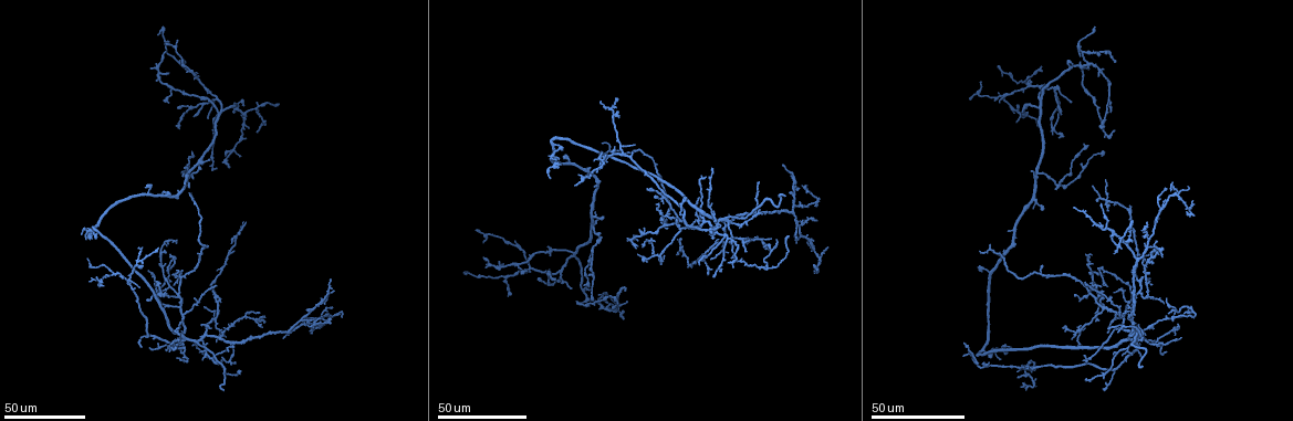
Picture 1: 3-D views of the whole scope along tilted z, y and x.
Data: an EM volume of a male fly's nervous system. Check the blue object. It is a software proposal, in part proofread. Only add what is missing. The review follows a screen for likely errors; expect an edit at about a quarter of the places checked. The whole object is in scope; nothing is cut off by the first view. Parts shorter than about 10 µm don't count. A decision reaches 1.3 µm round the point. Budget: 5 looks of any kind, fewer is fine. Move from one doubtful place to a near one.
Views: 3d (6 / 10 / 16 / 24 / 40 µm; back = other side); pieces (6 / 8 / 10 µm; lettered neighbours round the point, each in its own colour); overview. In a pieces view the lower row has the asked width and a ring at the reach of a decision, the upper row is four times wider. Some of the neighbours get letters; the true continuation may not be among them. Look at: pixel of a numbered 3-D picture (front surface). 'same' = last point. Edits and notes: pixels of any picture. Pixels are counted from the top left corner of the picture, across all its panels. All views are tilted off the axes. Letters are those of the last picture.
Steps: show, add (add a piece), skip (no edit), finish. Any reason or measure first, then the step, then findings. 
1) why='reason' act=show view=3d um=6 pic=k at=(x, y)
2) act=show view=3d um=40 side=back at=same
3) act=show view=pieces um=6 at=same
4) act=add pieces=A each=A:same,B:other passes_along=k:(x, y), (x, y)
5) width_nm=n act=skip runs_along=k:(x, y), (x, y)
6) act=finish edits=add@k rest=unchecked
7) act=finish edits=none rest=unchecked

why='free end' act=show view=3d um=40 pic=1 at=(217, 284)

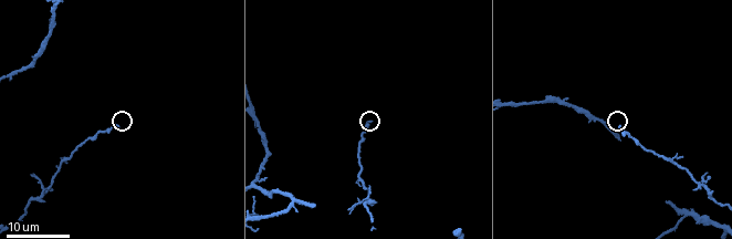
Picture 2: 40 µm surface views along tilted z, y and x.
why='what lies round it' act=show view=pieces um=6 pic=2 at=(372, 121)

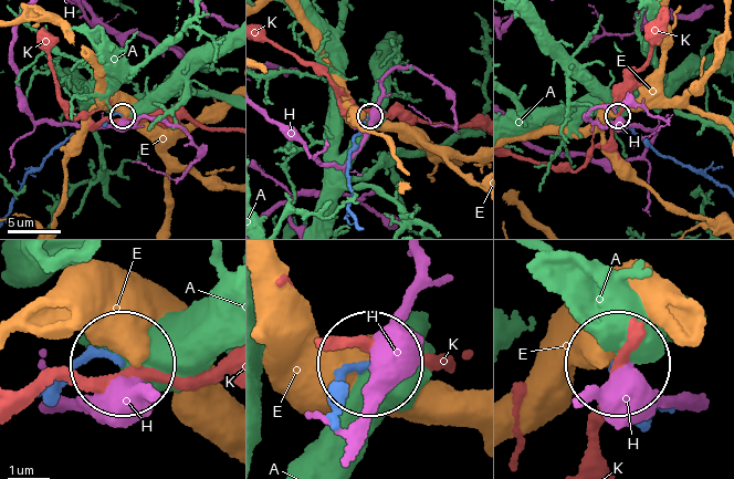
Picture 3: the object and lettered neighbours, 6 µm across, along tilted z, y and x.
act=skip each=A:other,E:other,H:other,K:other found='no lettered piece goes on from it'

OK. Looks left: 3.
why='end of a long branch' act=show view=3d um=40 pic=1 at=(224, 391)

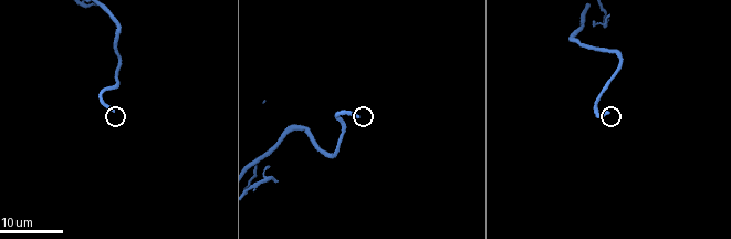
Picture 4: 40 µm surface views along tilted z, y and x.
act=show view=pieces um=6 pic=4 at=(358, 115)

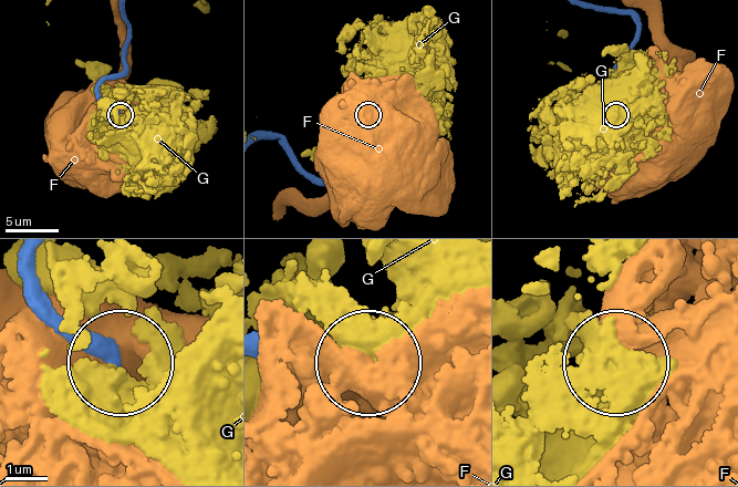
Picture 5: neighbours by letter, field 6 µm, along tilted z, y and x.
act=skip each=F:other,G:other runs_along=5:(33, 260), (54, 307), (107, 341), (118, 361) found='no lettered piece goes on from it'

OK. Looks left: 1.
act=finish edits=none rest=unchecked

